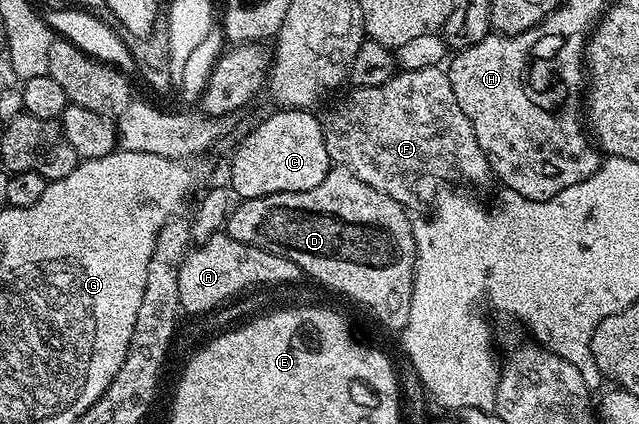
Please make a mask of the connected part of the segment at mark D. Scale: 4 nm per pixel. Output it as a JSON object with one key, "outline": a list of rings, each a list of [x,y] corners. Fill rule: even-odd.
{"outline":[[[332,166],[329,167],[326,178],[322,178],[322,182],[318,182],[318,186],[305,192],[279,192],[269,196],[259,196],[253,200],[240,200],[236,207],[228,213],[226,232],[238,242],[246,242],[256,248],[264,248],[268,252],[276,252],[279,256],[284,256],[300,267],[300,271],[305,277],[309,276],[310,279],[317,280],[318,283],[325,284],[326,287],[333,288],[334,291],[341,292],[342,295],[349,296],[350,299],[357,300],[360,304],[365,304],[386,327],[403,330],[410,318],[412,283],[416,273],[416,243],[412,233],[413,221],[408,220],[407,214],[404,213],[404,207],[405,205],[394,199],[393,196],[387,196],[385,192],[374,190],[374,186],[366,186],[366,182],[359,180],[349,168]]]}

